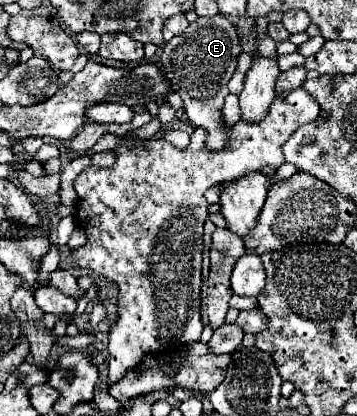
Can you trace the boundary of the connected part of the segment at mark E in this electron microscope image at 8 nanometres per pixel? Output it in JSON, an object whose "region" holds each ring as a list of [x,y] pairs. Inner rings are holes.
{"region":[[[200,16],[182,34],[174,36],[162,46],[158,64],[172,84],[172,90],[180,94],[188,120],[194,126],[204,126],[208,130],[206,146],[210,150],[220,150],[226,146],[228,134],[226,126],[222,124],[220,110],[228,94],[226,84],[236,70],[240,52],[242,48],[236,28],[224,16]]]}

